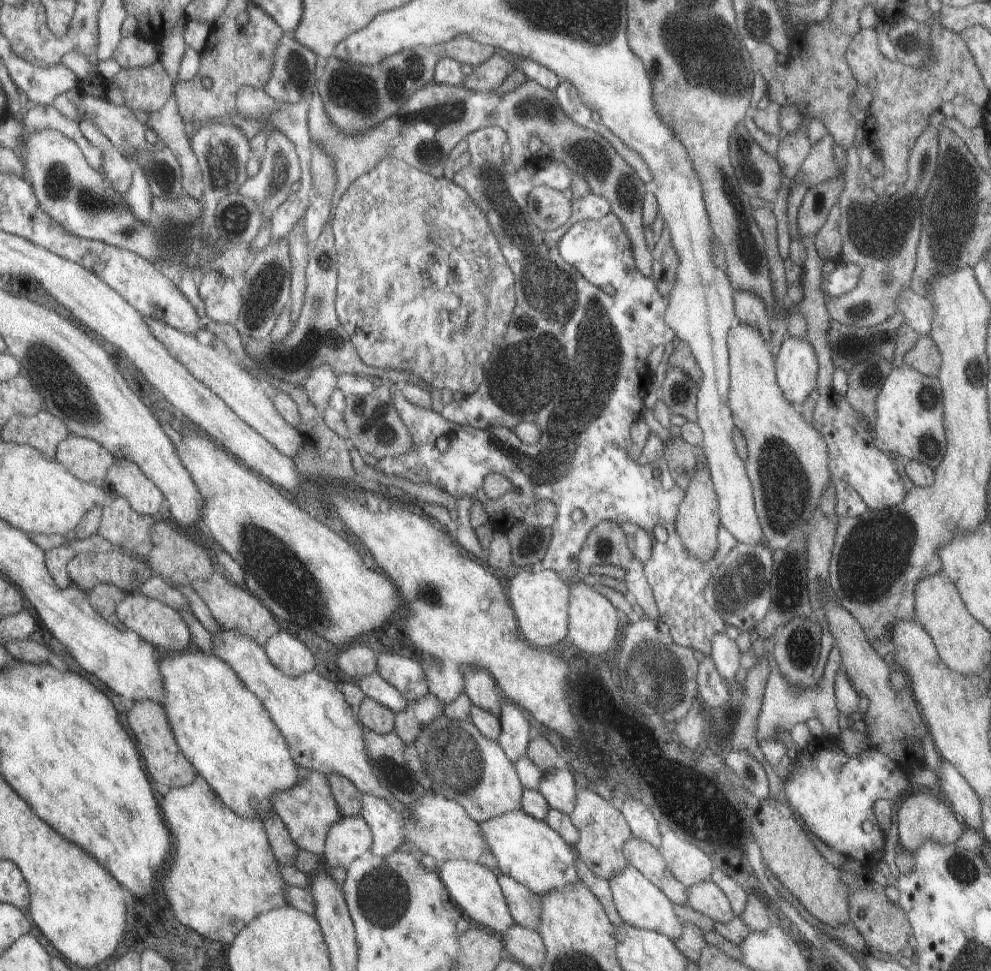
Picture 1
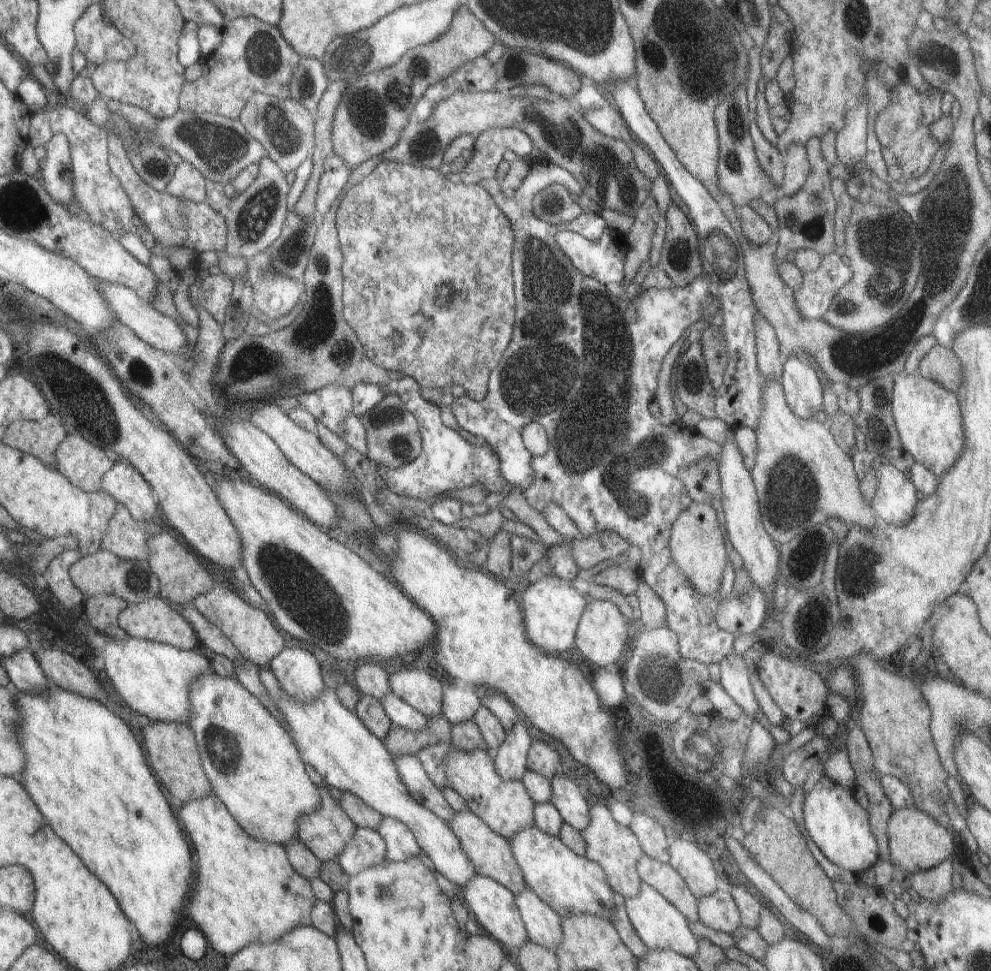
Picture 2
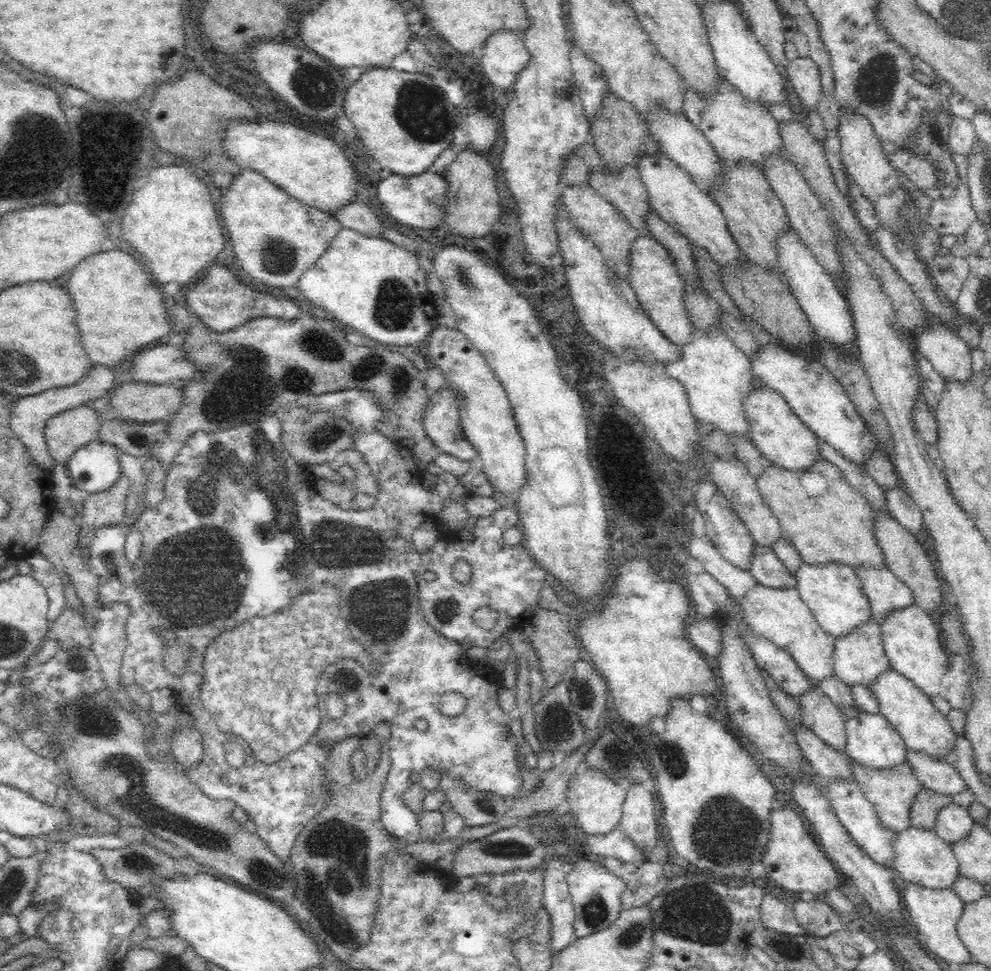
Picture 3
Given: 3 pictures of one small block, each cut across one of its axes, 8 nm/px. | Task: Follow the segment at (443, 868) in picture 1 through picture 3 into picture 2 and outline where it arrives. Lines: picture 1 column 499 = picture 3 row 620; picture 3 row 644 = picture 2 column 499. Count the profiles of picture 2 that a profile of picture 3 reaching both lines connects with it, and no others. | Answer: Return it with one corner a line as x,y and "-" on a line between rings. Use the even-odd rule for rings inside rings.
479,874
469,882
467,888
461,890
461,900
469,908
469,912
475,914
477,924
481,924
485,928
485,932
493,940
505,944
513,952
517,952
529,940
527,928
525,928
521,912
519,912
519,908
515,904
515,898
517,896
509,888
505,888
499,882
495,882
493,878
485,878
485,876
479,876

